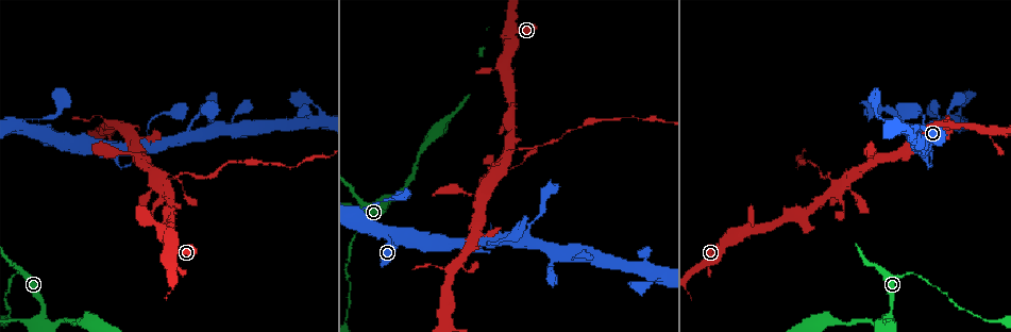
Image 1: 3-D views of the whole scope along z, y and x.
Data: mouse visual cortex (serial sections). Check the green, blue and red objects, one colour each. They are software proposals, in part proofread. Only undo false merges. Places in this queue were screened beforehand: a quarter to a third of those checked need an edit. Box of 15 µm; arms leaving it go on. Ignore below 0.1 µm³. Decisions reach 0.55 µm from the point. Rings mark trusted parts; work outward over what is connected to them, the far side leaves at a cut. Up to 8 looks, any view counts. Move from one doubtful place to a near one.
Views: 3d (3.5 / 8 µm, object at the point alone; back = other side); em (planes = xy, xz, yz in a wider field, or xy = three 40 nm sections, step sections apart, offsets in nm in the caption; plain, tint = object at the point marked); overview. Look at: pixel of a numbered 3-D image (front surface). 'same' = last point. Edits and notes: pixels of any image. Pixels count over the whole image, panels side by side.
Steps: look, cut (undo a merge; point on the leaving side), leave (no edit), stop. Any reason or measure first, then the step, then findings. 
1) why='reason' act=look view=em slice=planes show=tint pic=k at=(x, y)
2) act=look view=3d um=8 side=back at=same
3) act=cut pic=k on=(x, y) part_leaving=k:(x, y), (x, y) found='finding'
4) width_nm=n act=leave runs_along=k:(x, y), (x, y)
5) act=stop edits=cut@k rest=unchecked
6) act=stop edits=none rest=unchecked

act=look view=3d um=3.5 pic=1 at=(33, 326)

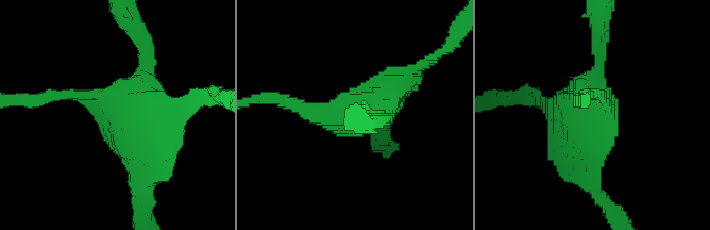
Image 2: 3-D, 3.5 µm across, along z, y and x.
why='need the tissue' act=look view=em slice=planes show=tint pic=2 at=(120, 107)

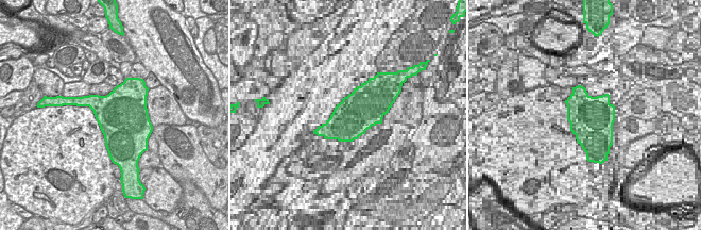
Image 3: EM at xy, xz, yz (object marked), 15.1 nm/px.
act=leave found='continuous, no second cell'

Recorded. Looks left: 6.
why='four-way junction' act=look view=3d um=3.5 pic=1 at=(830, 179)

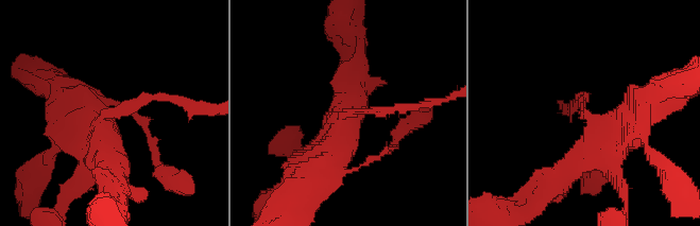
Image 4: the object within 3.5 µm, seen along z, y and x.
act=look view=em slice=xy step=1 show=tint pic=4 at=(585, 115)

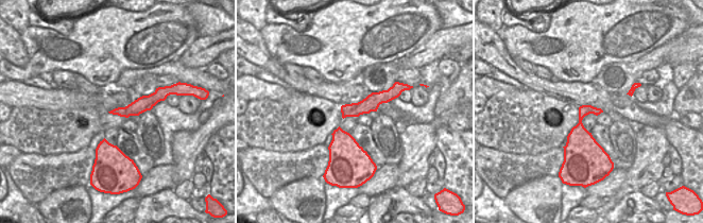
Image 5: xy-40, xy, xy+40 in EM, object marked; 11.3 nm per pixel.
arms=4 arm_widths_nm=100,250,450,500 act=cut pic=4 on=(383, 110) part_leaving=4:(351, 112), (419, 107), (445, 99) found='two cells meet here'

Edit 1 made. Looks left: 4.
act=look view=overview

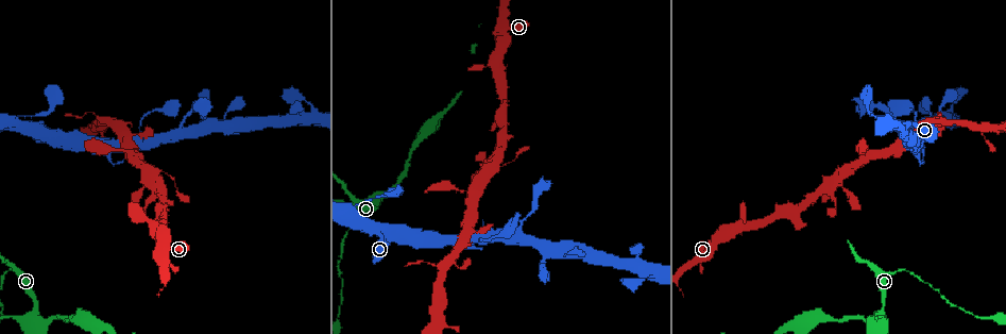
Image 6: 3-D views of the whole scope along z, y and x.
why='small branch off a trunk' act=look view=3d um=3.5 pic=6 at=(176, 130)

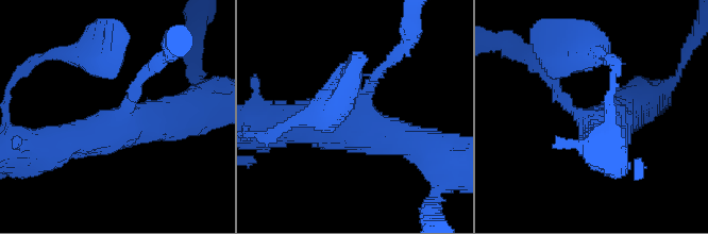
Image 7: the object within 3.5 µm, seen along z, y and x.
arms=3 arm_widths_nm=200,500,500 act=look view=em slice=xy step=2 show=tint pic=7 at=(584, 121)

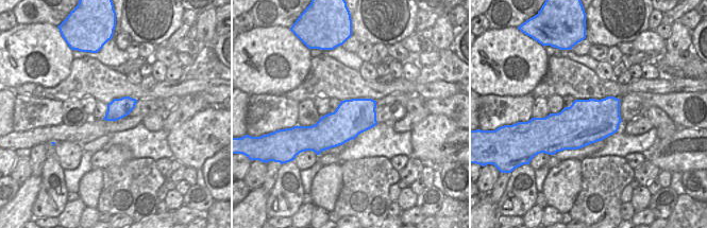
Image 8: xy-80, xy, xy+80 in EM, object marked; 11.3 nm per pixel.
act=leave found='one cell here'

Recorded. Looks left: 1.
act=stop edits=cut@4 rest=unchecked

